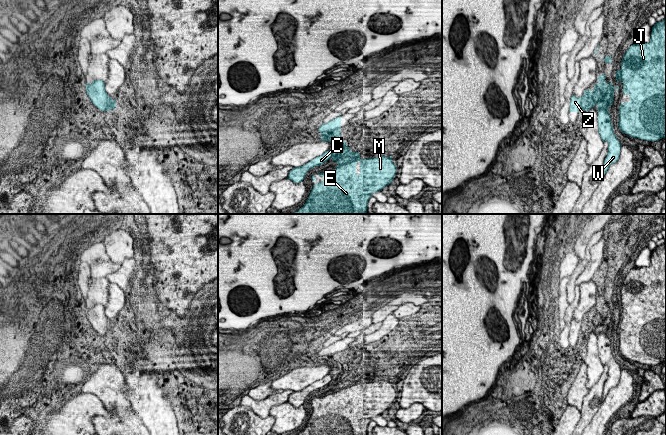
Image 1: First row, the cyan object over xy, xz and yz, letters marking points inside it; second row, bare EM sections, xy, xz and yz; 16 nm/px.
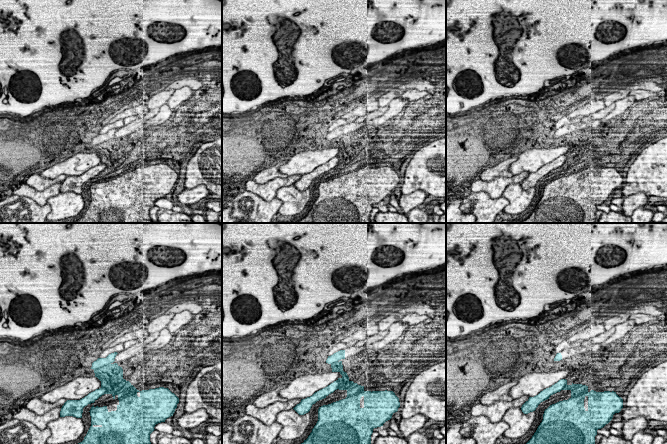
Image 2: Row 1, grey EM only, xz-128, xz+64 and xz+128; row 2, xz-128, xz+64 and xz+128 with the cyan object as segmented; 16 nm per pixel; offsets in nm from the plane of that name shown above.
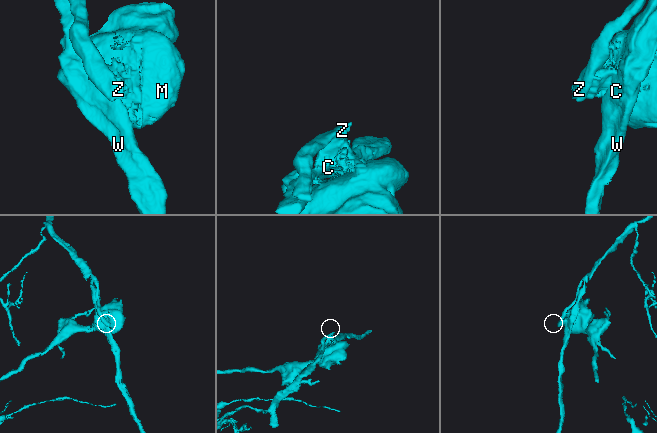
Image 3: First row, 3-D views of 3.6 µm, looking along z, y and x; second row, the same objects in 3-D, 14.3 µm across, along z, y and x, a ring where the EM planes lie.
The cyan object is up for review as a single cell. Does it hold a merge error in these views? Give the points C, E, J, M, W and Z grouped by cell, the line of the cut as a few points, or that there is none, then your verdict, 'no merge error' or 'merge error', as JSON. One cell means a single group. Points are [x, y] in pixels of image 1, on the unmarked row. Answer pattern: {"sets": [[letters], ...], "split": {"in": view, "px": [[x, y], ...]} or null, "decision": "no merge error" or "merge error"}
{"sets": [["C", "W", "Z"], ["E", "J", "M"]], "split": {"in": "xz", "px": [[339, 351], [321, 357]]}, "decision": "merge error"}

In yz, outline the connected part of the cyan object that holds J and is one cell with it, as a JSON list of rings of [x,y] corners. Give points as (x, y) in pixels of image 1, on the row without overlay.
[[[666,243],[652,251],[648,267],[635,267],[628,272],[615,300],[617,308],[623,307],[623,318],[630,320],[629,326],[619,330],[621,356],[647,365],[666,362]]]

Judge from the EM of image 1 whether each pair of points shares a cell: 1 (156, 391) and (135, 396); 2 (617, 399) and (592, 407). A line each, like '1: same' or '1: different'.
1: same
2: different

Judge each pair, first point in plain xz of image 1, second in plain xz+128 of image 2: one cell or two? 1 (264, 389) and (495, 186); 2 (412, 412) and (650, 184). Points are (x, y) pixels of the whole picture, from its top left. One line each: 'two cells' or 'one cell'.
1: two cells
2: two cells

